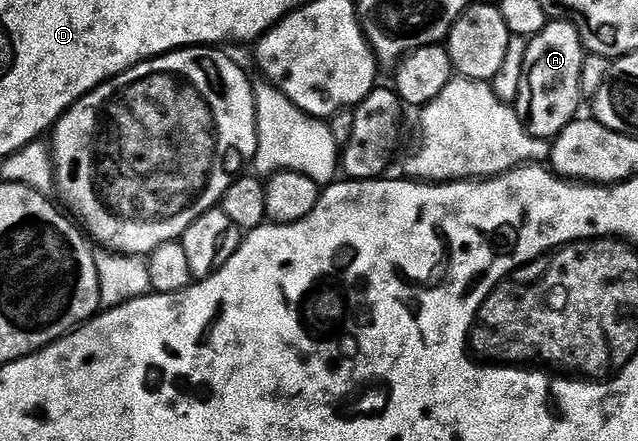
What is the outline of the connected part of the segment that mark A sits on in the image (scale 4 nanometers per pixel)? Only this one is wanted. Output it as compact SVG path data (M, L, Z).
M570 20L547 21L546 27L534 38L527 41L526 55L524 56L524 76L520 80L516 109L518 119L526 125L527 132L533 138L553 140L569 122L575 121L579 117L578 105L584 101L582 85L580 84L583 57L582 36L578 32L577 25Z

